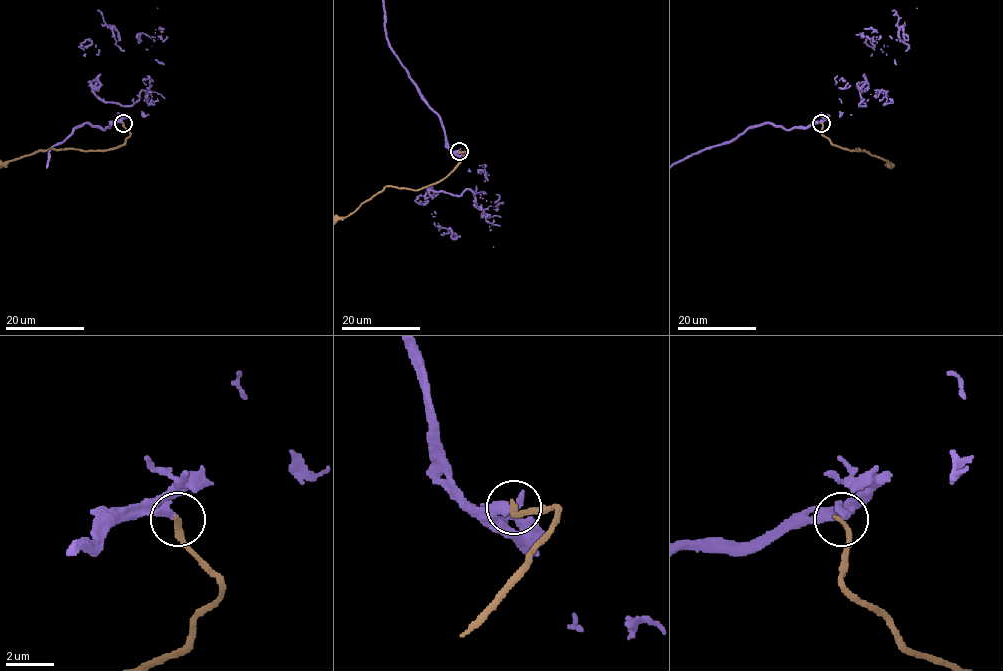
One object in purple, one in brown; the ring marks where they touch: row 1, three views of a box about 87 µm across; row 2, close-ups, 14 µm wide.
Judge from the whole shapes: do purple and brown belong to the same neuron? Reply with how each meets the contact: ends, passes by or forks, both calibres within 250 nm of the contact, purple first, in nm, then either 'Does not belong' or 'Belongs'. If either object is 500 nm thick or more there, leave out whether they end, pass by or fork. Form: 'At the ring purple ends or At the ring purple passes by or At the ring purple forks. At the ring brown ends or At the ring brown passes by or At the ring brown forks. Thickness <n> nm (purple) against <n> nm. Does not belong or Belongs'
At the ring purple ends. At the ring brown ends. Thickness 360 nm (purple) against 260 nm. Does not belong

